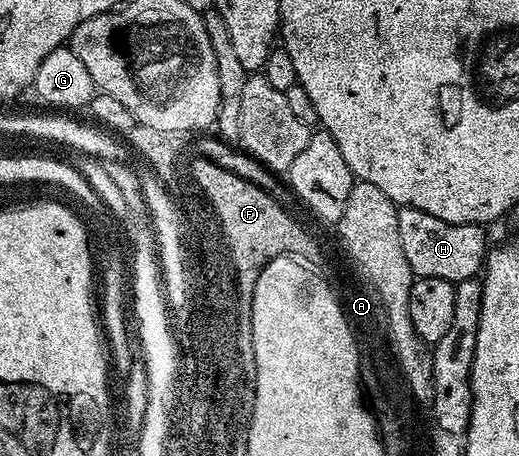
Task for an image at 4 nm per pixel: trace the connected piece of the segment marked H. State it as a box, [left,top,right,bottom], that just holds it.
[398,207,488,283]

